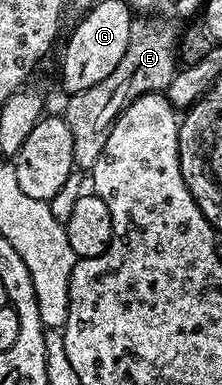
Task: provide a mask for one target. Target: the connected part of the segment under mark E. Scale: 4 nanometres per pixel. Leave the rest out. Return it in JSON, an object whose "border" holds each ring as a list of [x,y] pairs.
{"border":[[[137,17],[131,25],[131,37],[127,41],[127,53],[123,61],[115,65],[115,73],[91,89],[72,92],[69,104],[63,110],[65,123],[71,129],[73,162],[78,168],[91,169],[111,137],[115,121],[141,95],[168,92],[171,81],[179,70],[179,31],[164,17]]]}

